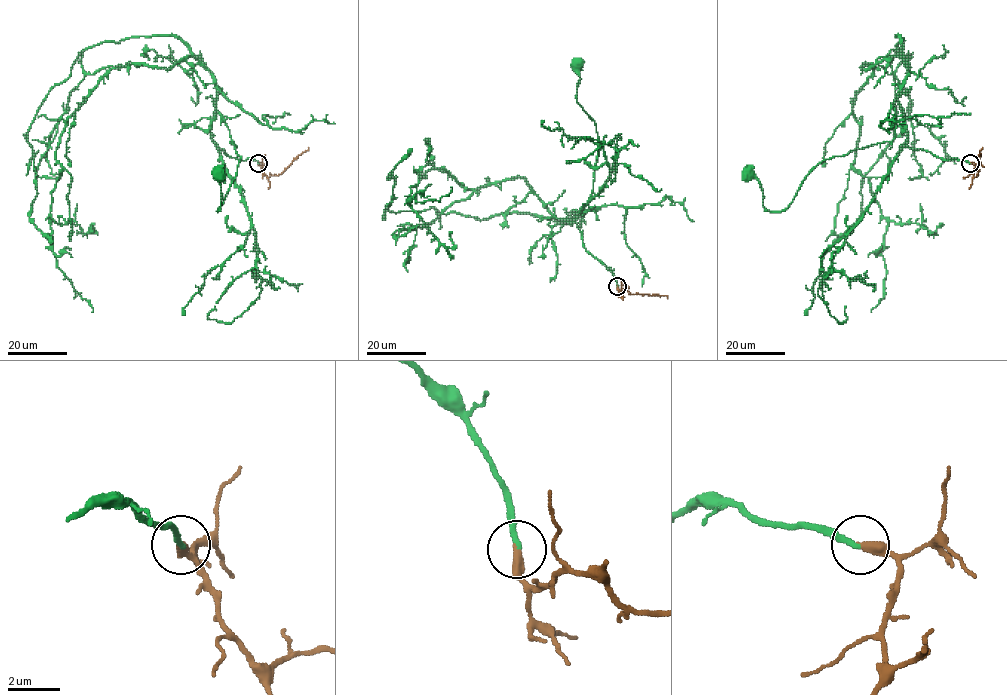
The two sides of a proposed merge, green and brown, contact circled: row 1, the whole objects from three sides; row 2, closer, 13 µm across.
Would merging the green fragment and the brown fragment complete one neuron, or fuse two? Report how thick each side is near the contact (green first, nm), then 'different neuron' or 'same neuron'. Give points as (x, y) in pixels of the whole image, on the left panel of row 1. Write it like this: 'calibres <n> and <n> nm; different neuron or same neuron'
calibres 200 and 400 nm; same neuron

